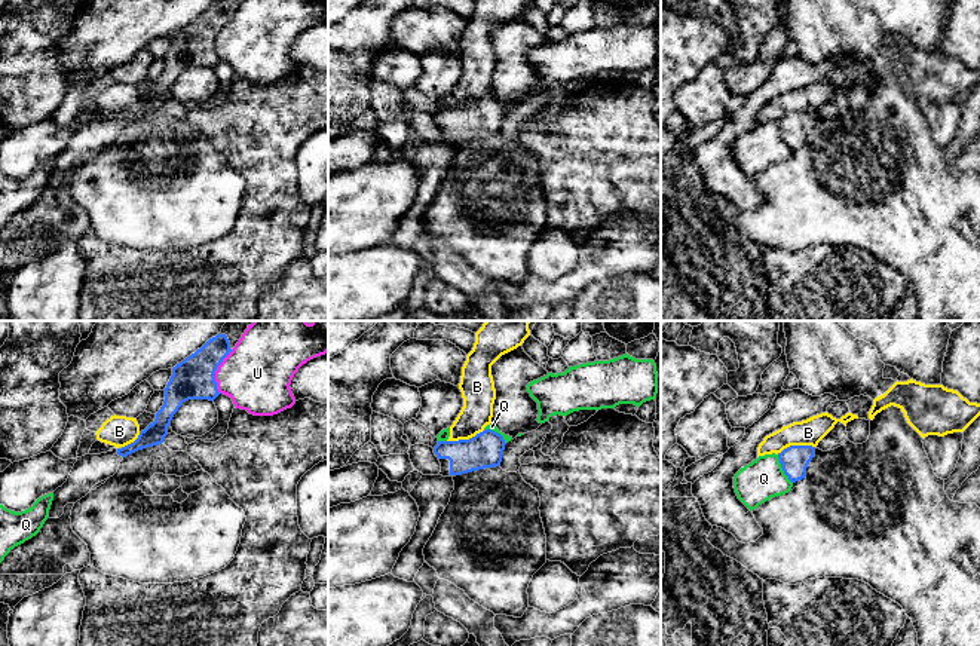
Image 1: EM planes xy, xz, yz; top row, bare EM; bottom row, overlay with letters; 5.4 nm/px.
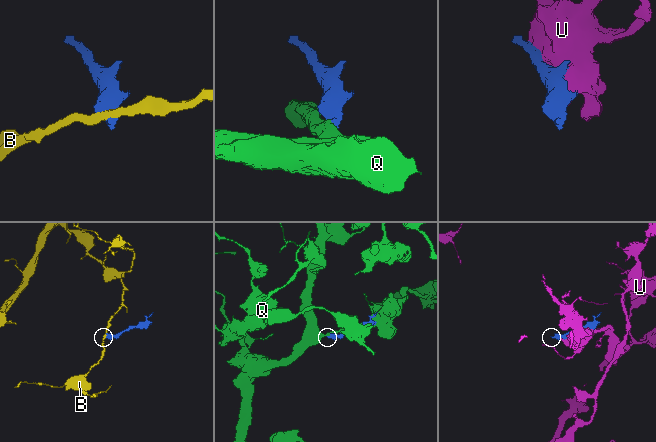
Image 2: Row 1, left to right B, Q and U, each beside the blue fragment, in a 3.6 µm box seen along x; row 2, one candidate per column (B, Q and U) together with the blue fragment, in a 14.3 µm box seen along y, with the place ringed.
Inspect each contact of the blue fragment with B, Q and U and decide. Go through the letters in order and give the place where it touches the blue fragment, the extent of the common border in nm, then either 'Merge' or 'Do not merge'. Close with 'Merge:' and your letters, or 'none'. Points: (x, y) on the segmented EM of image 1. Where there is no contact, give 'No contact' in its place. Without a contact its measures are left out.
B: Touches blue at yz (795, 446). Shared border 220 nm. Do not merge
Q: Touches blue at yz (783, 470). Shared border 180 nm. Do not merge
U: Touches blue at xy (216, 370). Shared border 260 nm. Do not merge
Merge: none

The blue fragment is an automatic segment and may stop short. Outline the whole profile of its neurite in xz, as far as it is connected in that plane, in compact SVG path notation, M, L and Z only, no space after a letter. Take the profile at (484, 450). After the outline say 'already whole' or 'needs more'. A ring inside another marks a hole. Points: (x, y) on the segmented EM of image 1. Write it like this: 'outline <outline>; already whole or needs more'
outline M486 429L469 440L438 441L434 447L434 453L441 463L438 475L462 475L499 466L503 450L503 437L491 429Z; needs more

